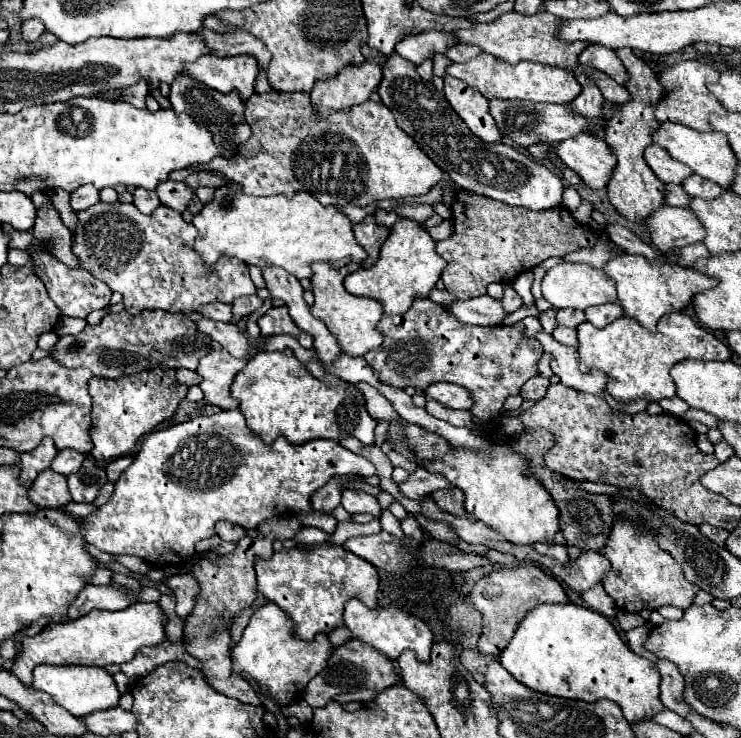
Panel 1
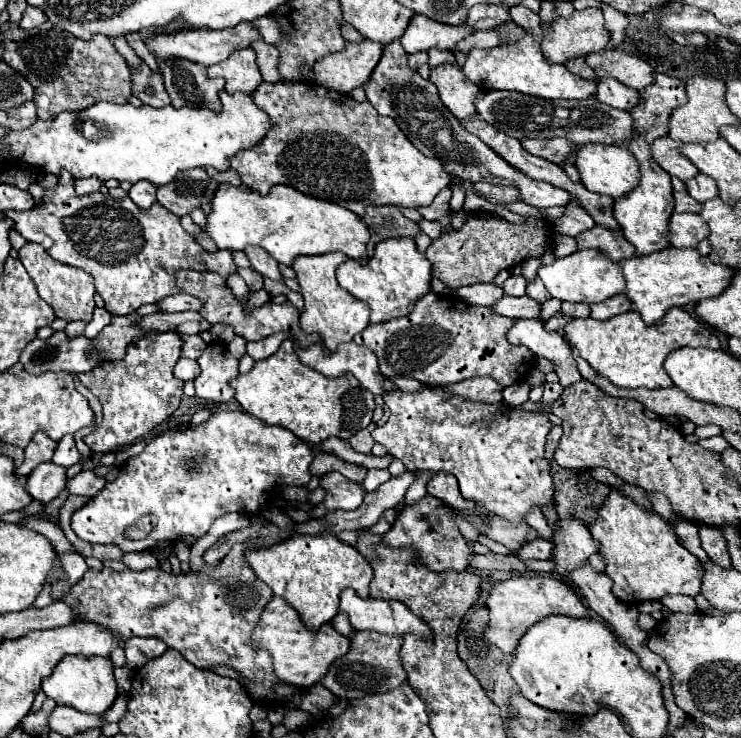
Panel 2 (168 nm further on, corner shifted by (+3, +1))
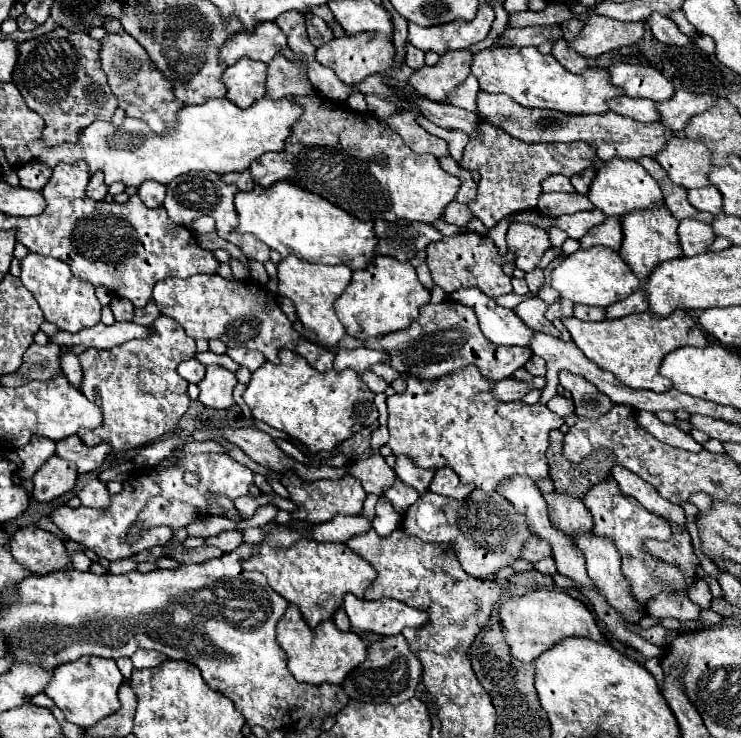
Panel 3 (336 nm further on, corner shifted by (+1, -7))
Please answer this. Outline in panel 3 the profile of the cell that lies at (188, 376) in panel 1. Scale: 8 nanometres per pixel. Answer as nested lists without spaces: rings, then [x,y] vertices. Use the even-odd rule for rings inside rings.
[[[188,359],[188,361],[184,361],[184,363],[178,365],[178,373],[188,383],[196,383],[196,385],[204,379],[204,371],[206,371],[206,367],[200,365],[200,363],[196,363],[196,359]]]

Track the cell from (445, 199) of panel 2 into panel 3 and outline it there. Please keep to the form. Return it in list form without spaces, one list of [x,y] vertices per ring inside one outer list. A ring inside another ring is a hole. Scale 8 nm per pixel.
[[[452,201],[452,203],[444,209],[444,213],[442,213],[442,219],[444,219],[446,223],[454,223],[454,225],[458,225],[458,227],[466,227],[468,221],[470,221],[470,217],[472,217],[470,209],[468,209],[466,205],[458,203],[458,201]]]

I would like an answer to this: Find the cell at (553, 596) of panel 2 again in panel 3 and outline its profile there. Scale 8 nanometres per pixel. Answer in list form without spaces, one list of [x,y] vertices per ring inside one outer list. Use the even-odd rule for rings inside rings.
[[[540,589],[522,597],[512,597],[500,605],[498,613],[510,655],[524,663],[532,663],[540,653],[546,651],[546,647],[552,647],[564,637],[588,637],[592,641],[606,641],[586,605],[560,591]]]

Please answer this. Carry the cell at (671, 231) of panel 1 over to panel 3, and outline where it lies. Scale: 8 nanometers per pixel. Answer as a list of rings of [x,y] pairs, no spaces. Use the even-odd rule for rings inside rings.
[[[694,219],[680,221],[678,235],[680,235],[680,245],[682,245],[682,251],[686,257],[704,253],[716,239],[716,235],[708,223],[694,221]]]

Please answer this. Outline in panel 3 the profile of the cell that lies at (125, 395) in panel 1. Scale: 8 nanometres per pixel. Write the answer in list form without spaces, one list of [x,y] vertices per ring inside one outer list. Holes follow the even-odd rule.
[[[166,315],[156,319],[156,323],[152,327],[156,327],[156,335],[152,335],[152,339],[144,339],[144,341],[134,339],[134,341],[128,341],[114,349],[88,349],[86,353],[78,355],[82,369],[84,369],[84,381],[82,381],[80,391],[90,401],[94,401],[104,413],[102,425],[94,431],[96,437],[88,435],[86,439],[82,439],[88,447],[108,443],[112,447],[112,451],[128,451],[134,447],[148,445],[148,443],[156,441],[158,437],[162,437],[164,433],[172,431],[176,427],[178,419],[186,413],[186,409],[190,405],[190,397],[186,393],[188,383],[176,373],[176,367],[182,361],[196,355],[194,339],[186,335],[184,327],[180,327],[180,323],[176,319],[166,317]]]

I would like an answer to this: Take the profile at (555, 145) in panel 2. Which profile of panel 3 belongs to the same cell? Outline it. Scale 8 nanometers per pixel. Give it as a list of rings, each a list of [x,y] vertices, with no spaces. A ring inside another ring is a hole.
[[[480,123],[480,131],[480,137],[470,137],[460,165],[480,173],[476,199],[468,203],[468,209],[486,227],[496,227],[498,221],[508,215],[536,209],[541,184],[546,177],[556,173],[572,177],[590,167],[596,159],[596,151],[592,151],[588,143],[524,143],[490,123]]]

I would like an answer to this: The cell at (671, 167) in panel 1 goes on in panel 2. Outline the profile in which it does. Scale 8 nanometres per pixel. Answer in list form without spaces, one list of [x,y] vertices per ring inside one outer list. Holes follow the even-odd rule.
[[[666,135],[652,143],[652,155],[664,171],[668,171],[670,175],[682,181],[688,181],[694,175],[698,175],[698,169],[680,153],[680,147],[682,147],[682,141],[674,141]]]

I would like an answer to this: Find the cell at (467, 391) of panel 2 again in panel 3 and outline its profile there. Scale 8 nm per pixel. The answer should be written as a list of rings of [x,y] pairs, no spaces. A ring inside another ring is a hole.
[[[534,377],[532,383],[524,383],[524,381],[516,381],[516,379],[504,379],[504,381],[492,383],[492,393],[496,399],[508,403],[508,401],[520,401],[528,391],[544,389],[544,385],[546,385],[544,377]]]

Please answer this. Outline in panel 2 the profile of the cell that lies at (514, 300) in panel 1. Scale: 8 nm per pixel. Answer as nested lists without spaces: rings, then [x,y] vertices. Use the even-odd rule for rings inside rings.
[[[510,275],[506,281],[504,281],[504,285],[502,285],[502,289],[504,289],[504,293],[506,295],[514,295],[514,297],[520,297],[520,295],[526,295],[526,279],[522,277],[522,275]]]

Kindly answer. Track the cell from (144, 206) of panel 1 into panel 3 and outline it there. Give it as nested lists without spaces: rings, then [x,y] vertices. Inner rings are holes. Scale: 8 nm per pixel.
[[[148,181],[148,183],[142,183],[138,187],[138,197],[142,199],[142,203],[148,209],[160,207],[162,201],[164,201],[164,195],[166,195],[166,187],[160,185],[160,183],[156,183],[156,181]]]

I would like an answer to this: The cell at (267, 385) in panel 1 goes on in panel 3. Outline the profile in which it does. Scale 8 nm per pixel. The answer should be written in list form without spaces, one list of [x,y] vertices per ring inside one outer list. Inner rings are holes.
[[[280,349],[278,355],[278,365],[266,361],[256,373],[252,373],[242,395],[254,419],[298,439],[310,449],[310,453],[332,451],[338,443],[378,421],[374,395],[364,383],[360,383],[360,377],[356,377],[354,371],[320,373],[312,369],[306,359],[288,349]]]

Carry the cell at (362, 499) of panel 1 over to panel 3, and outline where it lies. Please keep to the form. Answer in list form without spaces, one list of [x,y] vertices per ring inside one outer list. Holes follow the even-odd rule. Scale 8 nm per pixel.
[[[292,471],[284,473],[282,475],[282,485],[288,489],[290,493],[290,499],[298,505],[298,509],[292,513],[294,519],[298,521],[308,521],[308,523],[324,523],[324,521],[330,521],[334,515],[342,513],[342,515],[358,515],[362,511],[362,503],[366,499],[366,491],[362,489],[360,481],[356,477],[342,477],[342,479],[336,479],[336,481],[330,481],[330,479],[322,479],[322,481],[316,481],[316,483],[306,483],[306,481],[300,481]]]

